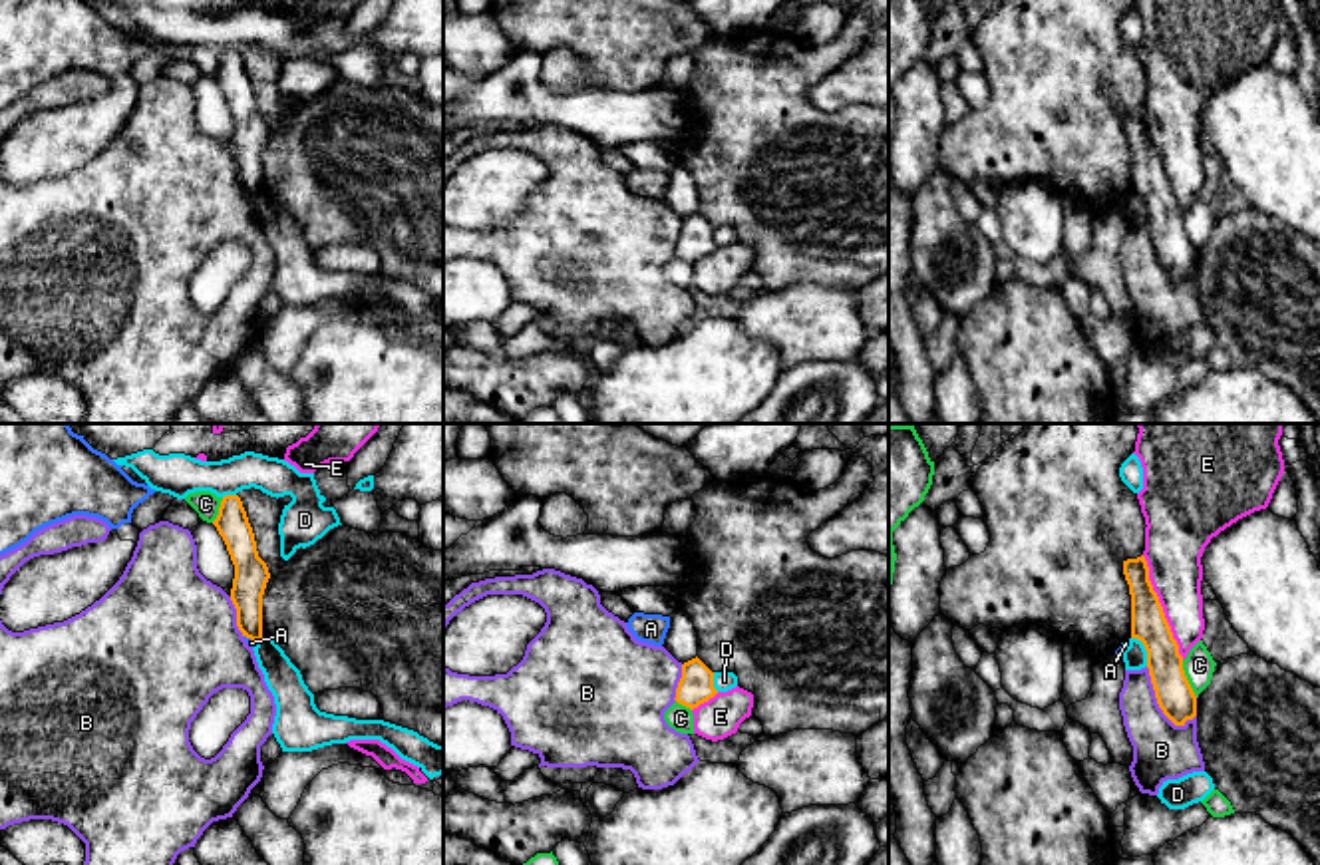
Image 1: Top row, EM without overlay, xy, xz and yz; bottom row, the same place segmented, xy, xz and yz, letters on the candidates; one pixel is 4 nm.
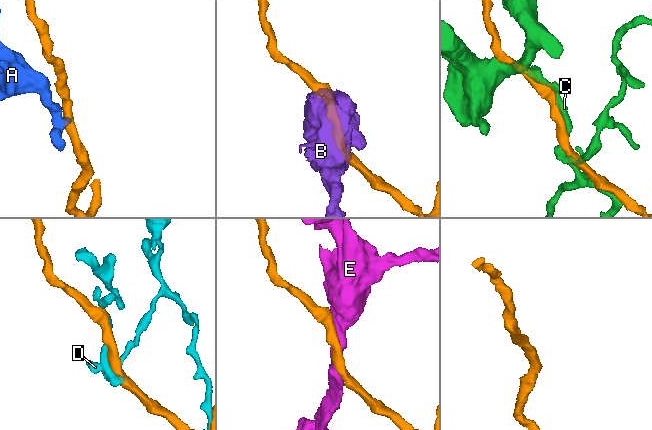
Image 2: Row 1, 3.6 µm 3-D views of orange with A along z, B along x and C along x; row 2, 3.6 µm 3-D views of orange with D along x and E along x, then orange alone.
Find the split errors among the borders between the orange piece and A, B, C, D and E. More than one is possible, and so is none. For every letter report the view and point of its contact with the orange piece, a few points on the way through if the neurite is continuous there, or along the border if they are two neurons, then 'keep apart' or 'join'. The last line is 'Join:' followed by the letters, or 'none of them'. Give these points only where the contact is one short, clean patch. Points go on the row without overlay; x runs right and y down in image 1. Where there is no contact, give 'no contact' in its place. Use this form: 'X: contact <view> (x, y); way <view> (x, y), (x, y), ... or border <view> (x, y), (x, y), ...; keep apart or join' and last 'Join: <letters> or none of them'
A: contact xy (251, 193); border xy (243, 189), (257, 195); keep apart
B: contact yz (1157, 255); keep apart
C: contact yz (1185, 233); keep apart
D: contact yz (1146, 203); keep apart
E: contact yz (1161, 162); keep apart
Join: none of them

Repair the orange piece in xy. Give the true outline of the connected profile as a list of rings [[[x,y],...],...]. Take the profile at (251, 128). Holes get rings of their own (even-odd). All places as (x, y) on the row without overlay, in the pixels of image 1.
[[[225,50],[213,76],[223,91],[235,133],[231,155],[237,163],[237,181],[250,195],[262,193],[262,149],[270,133],[266,117],[258,111],[252,82],[239,50]]]

